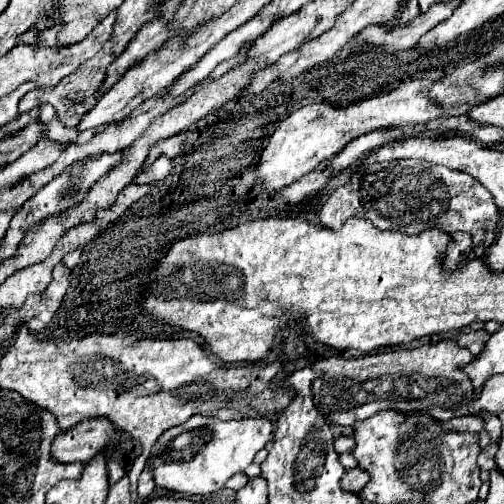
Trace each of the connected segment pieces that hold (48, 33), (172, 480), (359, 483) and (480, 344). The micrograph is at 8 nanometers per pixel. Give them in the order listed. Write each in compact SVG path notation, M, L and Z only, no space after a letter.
M61 21L53 23L51 29L45 29L45 33L43 33L43 31L39 33L39 35L41 35L39 43L35 43L35 45L31 45L31 47L59 47L59 45L57 45L57 35L59 35L61 29L63 29L63 23L61 23Z
M193 415L183 425L163 433L163 437L159 437L155 447L151 449L151 455L155 459L153 481L157 487L173 489L179 493L189 493L189 495L207 495L207 493L219 491L231 475L243 473L245 467L253 463L255 453L271 441L271 433L273 433L273 423L269 417L255 417L255 419L247 417L241 421L221 421L217 417Z
M355 467L355 469L345 471L345 475L343 475L343 479L341 479L341 487L343 487L345 491L359 493L359 489L365 485L365 481L367 481L367 479L369 479L369 477L367 477L367 473L365 473L363 469Z
M463 329L457 337L459 345L467 347L473 355L479 355L483 349L485 349L485 343L491 339L491 333L487 333L485 329L481 331L469 331L469 329Z

